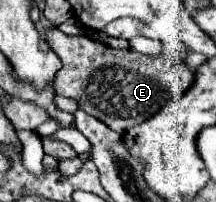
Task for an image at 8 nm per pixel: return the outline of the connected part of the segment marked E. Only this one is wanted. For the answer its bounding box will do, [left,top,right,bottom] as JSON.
[42,29,194,133]

